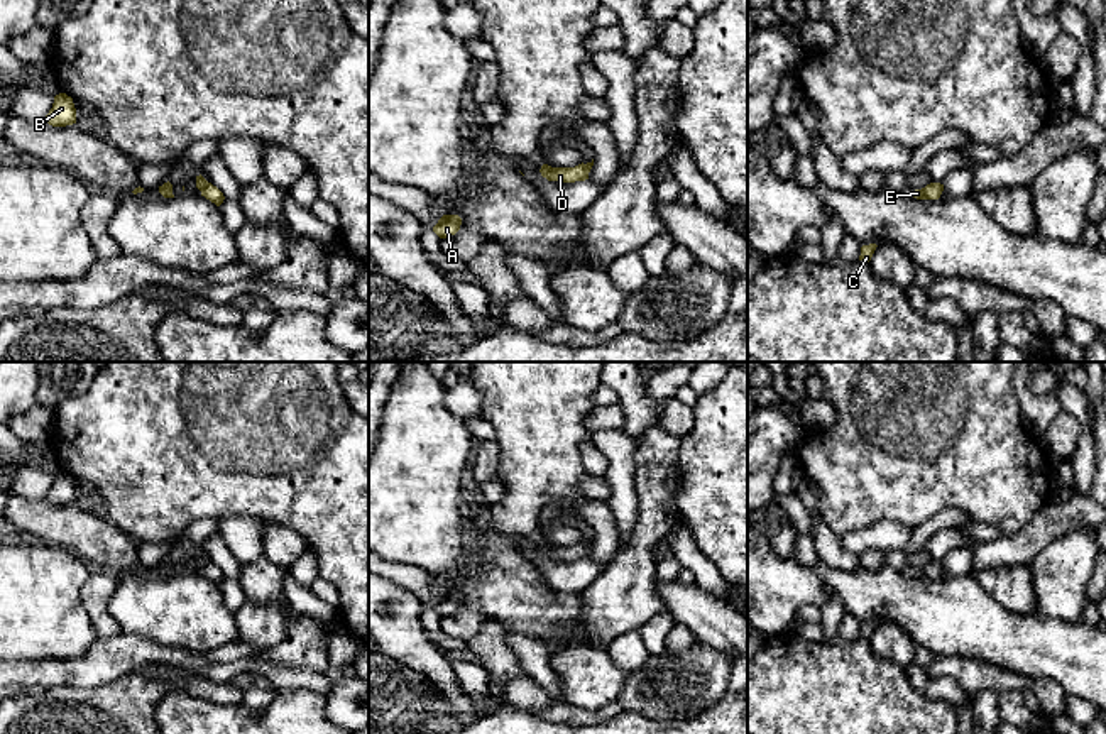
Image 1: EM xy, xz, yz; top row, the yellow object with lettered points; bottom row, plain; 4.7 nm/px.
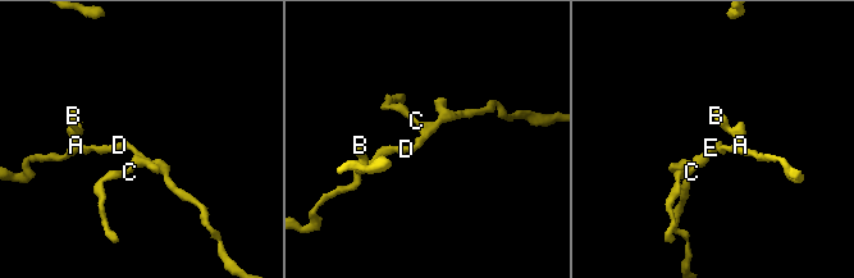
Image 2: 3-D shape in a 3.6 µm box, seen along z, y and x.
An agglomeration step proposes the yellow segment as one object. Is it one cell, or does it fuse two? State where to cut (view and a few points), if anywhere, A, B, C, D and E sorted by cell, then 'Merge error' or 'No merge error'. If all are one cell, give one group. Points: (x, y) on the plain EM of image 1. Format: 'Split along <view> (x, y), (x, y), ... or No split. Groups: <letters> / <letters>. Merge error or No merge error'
No split. Groups: A B C D E. No merge error

